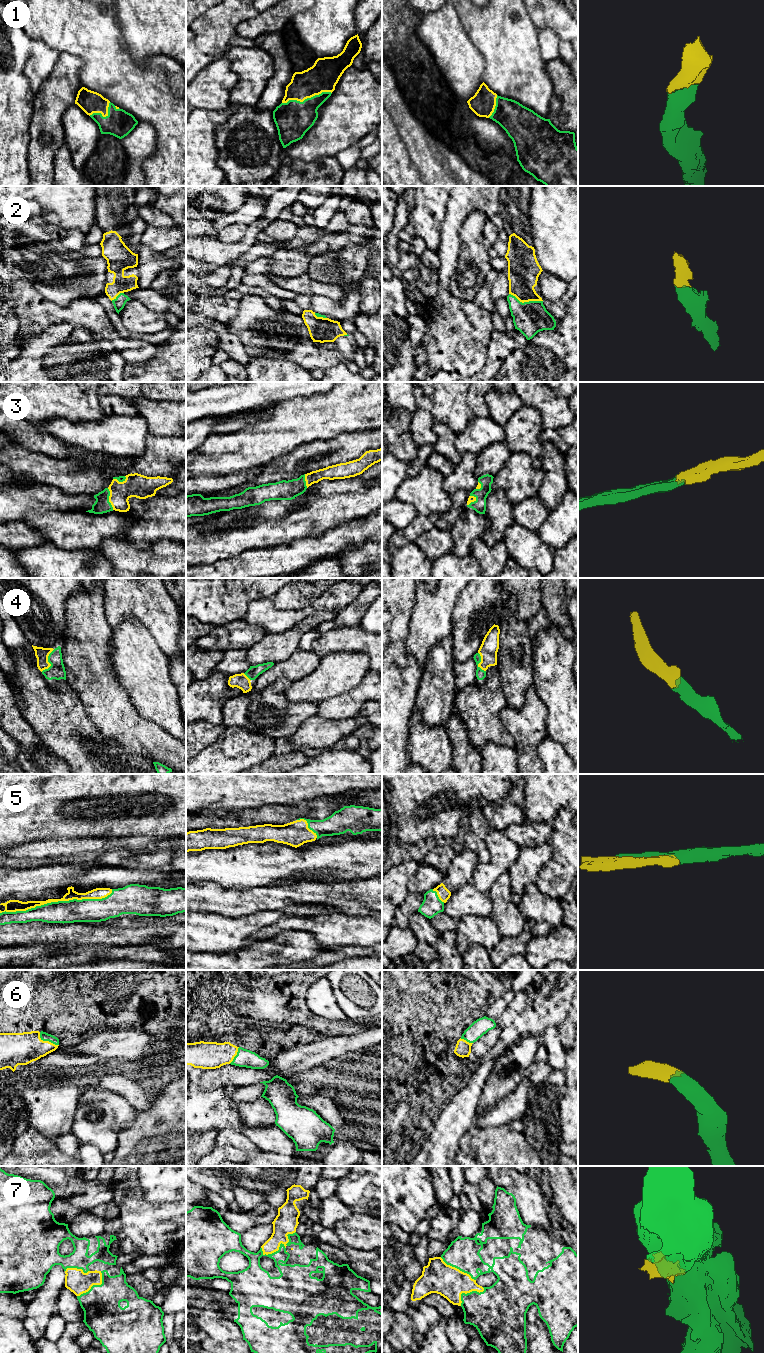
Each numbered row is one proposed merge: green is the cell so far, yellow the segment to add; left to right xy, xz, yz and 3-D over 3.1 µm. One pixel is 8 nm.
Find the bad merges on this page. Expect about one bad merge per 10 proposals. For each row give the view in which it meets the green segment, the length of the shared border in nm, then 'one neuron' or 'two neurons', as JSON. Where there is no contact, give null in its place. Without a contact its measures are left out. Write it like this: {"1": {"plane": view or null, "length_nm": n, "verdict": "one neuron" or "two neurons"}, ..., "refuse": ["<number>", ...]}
{"1": {"plane": "xz", "length_nm": 400, "verdict": "one neuron"}, "2": {"plane": "yz", "length_nm": 280, "verdict": "one neuron"}, "3": {"plane": "xy", "length_nm": 180, "verdict": "one neuron"}, "4": {"plane": "xy", "length_nm": 220, "verdict": "one neuron"}, "5": {"plane": "xy", "length_nm": 900, "verdict": "one neuron"}, "6": {"plane": "xy", "length_nm": 190, "verdict": "one neuron"}, "7": {"plane": "xz", "length_nm": 320, "verdict": "one neuron"}, "refuse": []}

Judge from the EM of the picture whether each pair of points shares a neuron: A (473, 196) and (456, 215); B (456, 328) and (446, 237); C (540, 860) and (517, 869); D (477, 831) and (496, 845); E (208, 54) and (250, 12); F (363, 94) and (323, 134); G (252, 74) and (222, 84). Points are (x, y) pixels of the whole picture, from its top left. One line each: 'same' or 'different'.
A: same
B: same
C: same
D: different
E: same
F: same
G: different

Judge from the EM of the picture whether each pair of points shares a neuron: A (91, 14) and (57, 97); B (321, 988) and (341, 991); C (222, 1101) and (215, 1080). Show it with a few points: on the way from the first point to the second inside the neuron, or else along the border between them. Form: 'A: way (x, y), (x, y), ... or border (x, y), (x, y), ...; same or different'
A: border (61, 51), (74, 54), (81, 60), (80, 78); different
B: border (328, 980), (336, 1002), (343, 1011); different
C: border (198, 1081), (202, 1089), (216, 1089), (227, 1085); different

